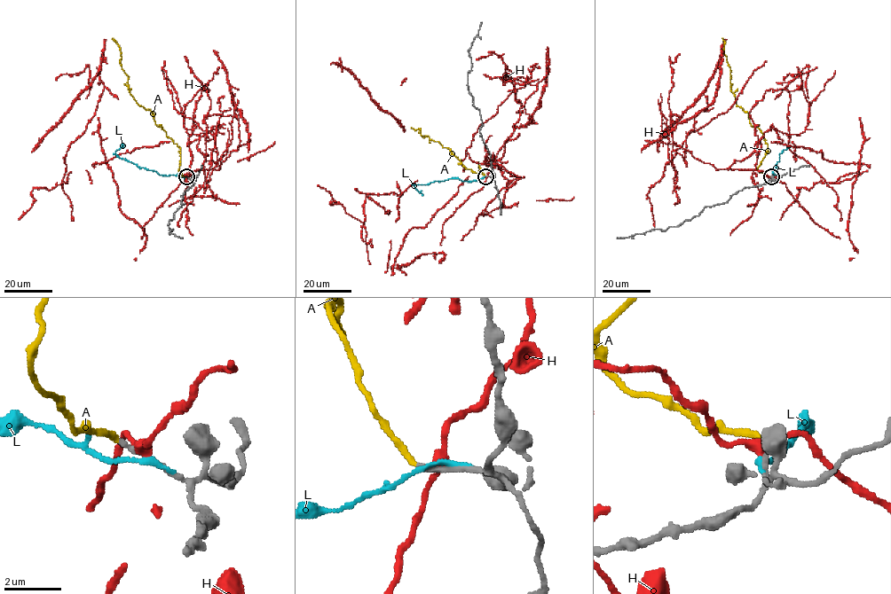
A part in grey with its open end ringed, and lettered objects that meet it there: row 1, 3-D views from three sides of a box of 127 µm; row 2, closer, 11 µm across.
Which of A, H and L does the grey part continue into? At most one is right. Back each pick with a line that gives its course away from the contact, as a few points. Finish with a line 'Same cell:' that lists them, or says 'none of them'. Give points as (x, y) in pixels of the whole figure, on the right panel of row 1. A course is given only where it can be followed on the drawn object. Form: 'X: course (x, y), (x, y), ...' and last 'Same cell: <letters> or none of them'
Same cell: A

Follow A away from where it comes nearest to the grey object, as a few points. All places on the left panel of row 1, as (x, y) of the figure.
A: (186, 177), (179, 170), (181, 149), (129, 89), (119, 46), (112, 37)

